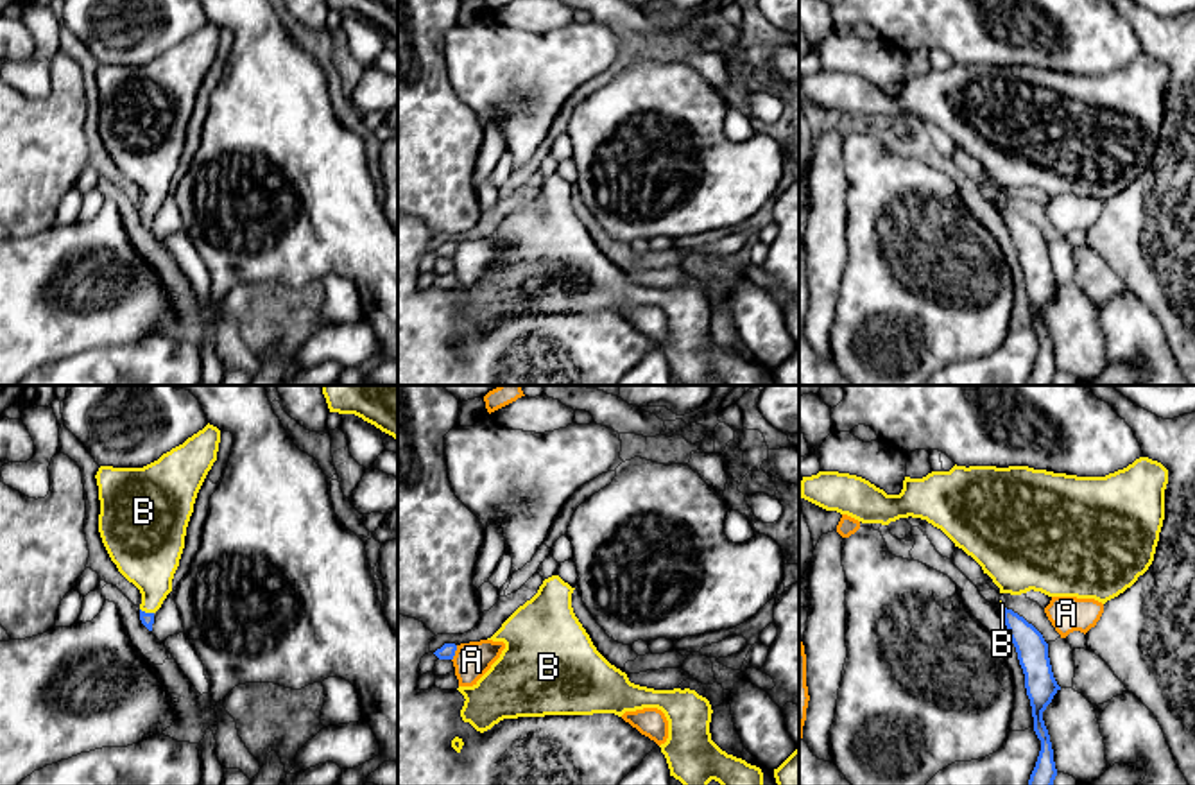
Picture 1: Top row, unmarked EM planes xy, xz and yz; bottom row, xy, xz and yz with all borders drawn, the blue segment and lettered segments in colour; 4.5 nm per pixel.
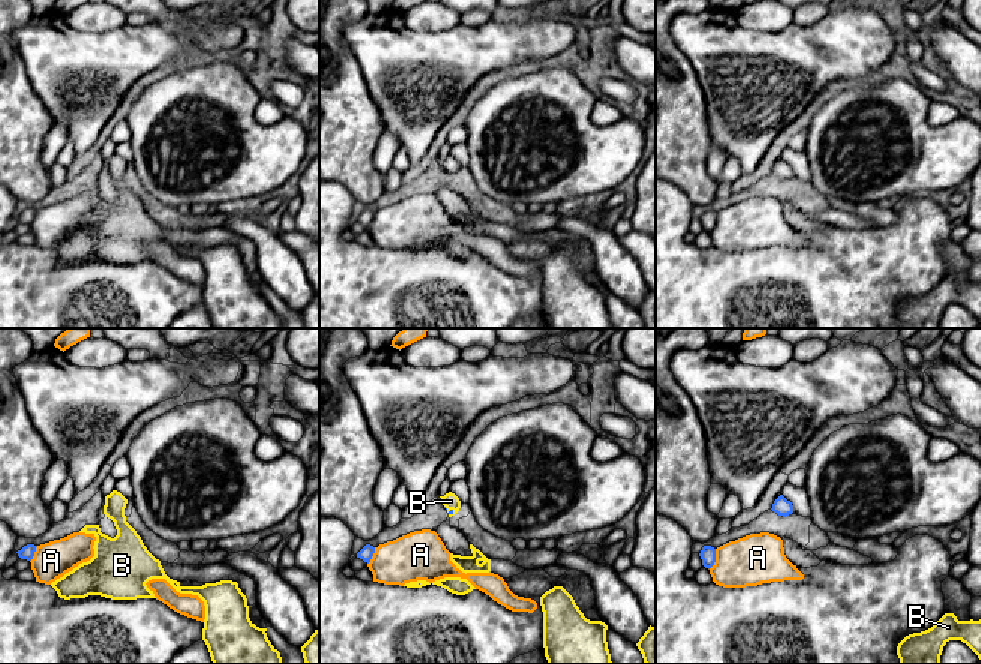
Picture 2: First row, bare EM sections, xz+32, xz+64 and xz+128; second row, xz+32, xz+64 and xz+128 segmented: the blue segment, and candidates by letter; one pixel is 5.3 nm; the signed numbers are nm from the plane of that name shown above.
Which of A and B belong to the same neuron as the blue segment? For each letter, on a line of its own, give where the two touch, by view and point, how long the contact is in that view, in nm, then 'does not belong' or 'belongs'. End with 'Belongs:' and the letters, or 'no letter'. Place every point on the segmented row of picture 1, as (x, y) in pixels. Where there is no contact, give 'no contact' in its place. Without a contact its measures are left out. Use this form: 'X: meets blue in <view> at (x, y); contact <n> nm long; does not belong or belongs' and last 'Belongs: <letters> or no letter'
A: meets blue in xz at (454, 653); contact 80 nm long; does not belong
B: meets blue in xy at (147, 613); contact 70 nm long; belongs
Belongs: B

